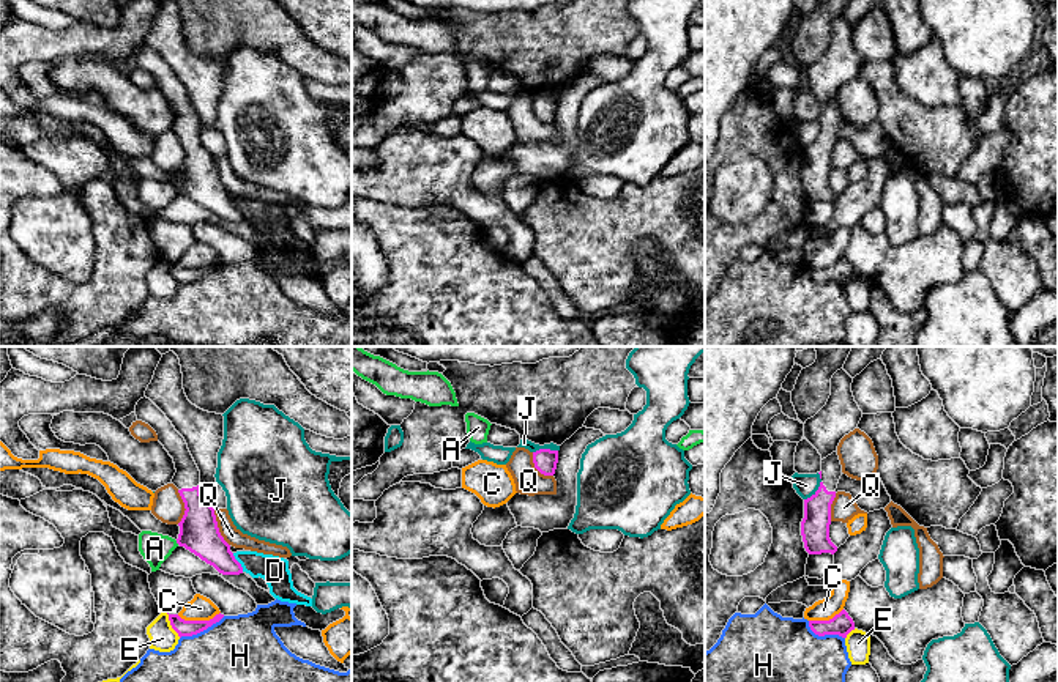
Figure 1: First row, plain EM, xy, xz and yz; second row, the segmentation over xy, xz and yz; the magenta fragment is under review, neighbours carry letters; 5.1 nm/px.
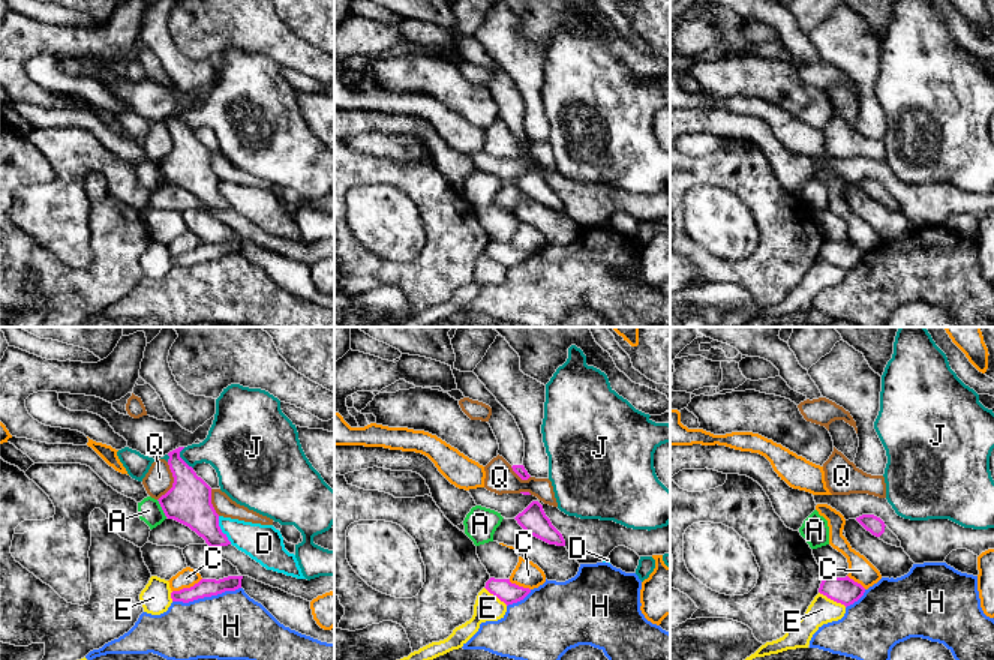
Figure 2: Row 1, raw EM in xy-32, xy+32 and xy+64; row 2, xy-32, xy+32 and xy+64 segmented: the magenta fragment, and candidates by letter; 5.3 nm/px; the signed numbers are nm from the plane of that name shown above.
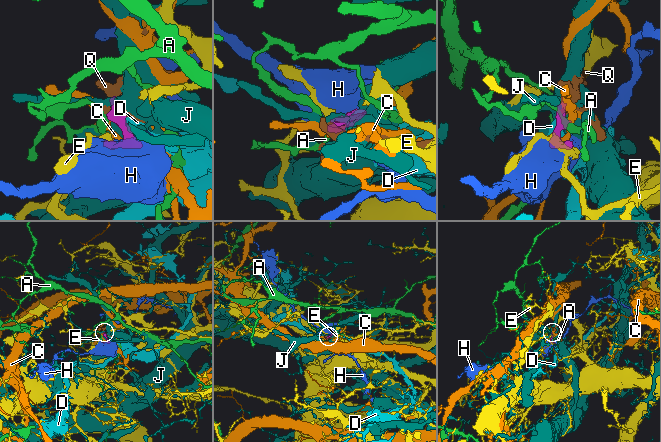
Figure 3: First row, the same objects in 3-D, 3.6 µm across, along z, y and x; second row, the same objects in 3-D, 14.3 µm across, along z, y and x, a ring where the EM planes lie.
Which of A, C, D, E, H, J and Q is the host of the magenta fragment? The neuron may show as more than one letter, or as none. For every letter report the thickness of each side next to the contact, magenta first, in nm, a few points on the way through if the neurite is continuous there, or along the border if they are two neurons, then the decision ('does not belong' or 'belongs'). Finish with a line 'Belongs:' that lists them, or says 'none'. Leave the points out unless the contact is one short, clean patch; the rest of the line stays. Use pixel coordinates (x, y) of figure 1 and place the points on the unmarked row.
A: 200 nm thick on the magenta side, 150 nm on the other; border along xy (175, 188), (178, 191); does not belong
C: 80 nm thick on the magenta side, 130 nm on the other; border along xy (219, 259), (208, 266), (182, 266), (177, 262); does not belong
D: 200 nm thick on the magenta side, 140 nm on the other; border along xy (232, 200), (243, 218); does not belong
E: 80 nm thick on the magenta side, 140 nm on the other; border along xy (166, 260), (171, 274), (180, 284); does not belong
H: 80 nm thick on the magenta side, 420 nm on the other; does not belong
J: 140 nm thick on the magenta side, 120 nm on the other; border along yz (819, 120), (819, 134), (804, 147); does not belong
Q: 200 nm thick on the magenta side, 90 nm on the other; border along xy (213, 156), (218, 178), (229, 192); does not belong
Belongs: none

